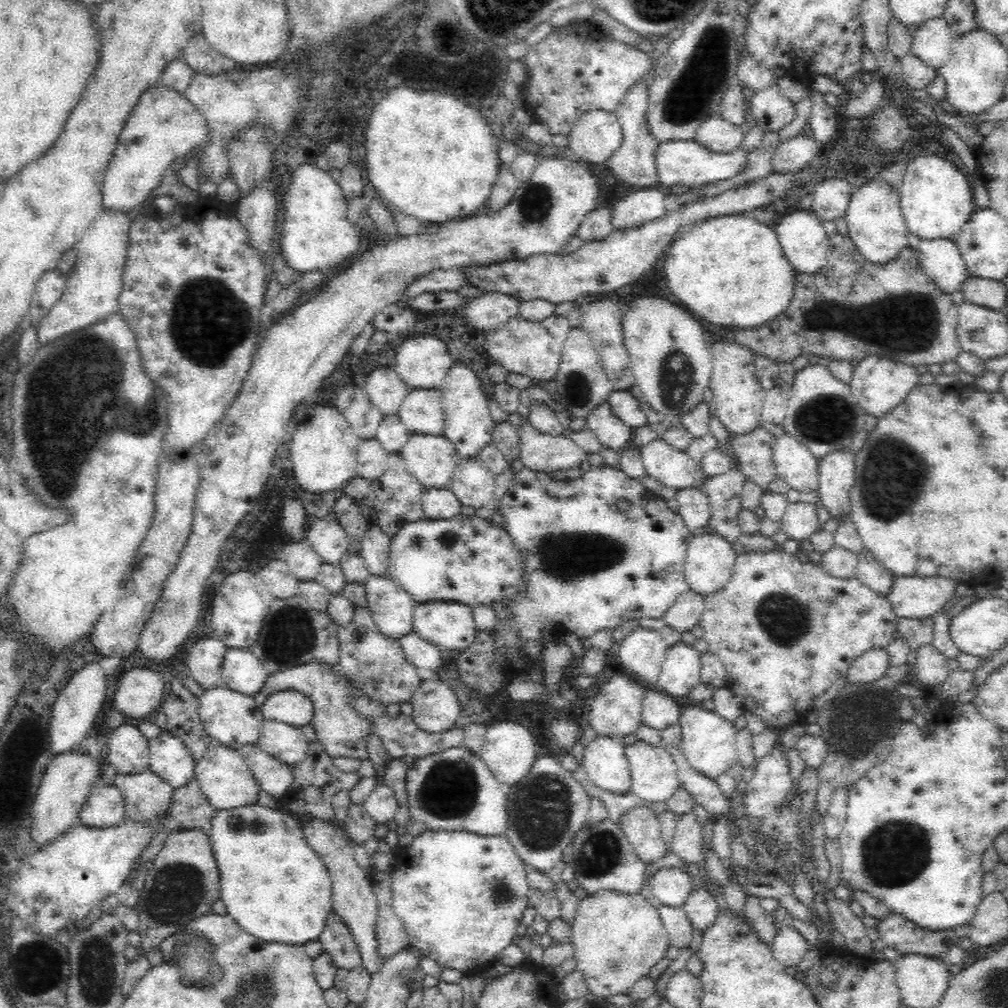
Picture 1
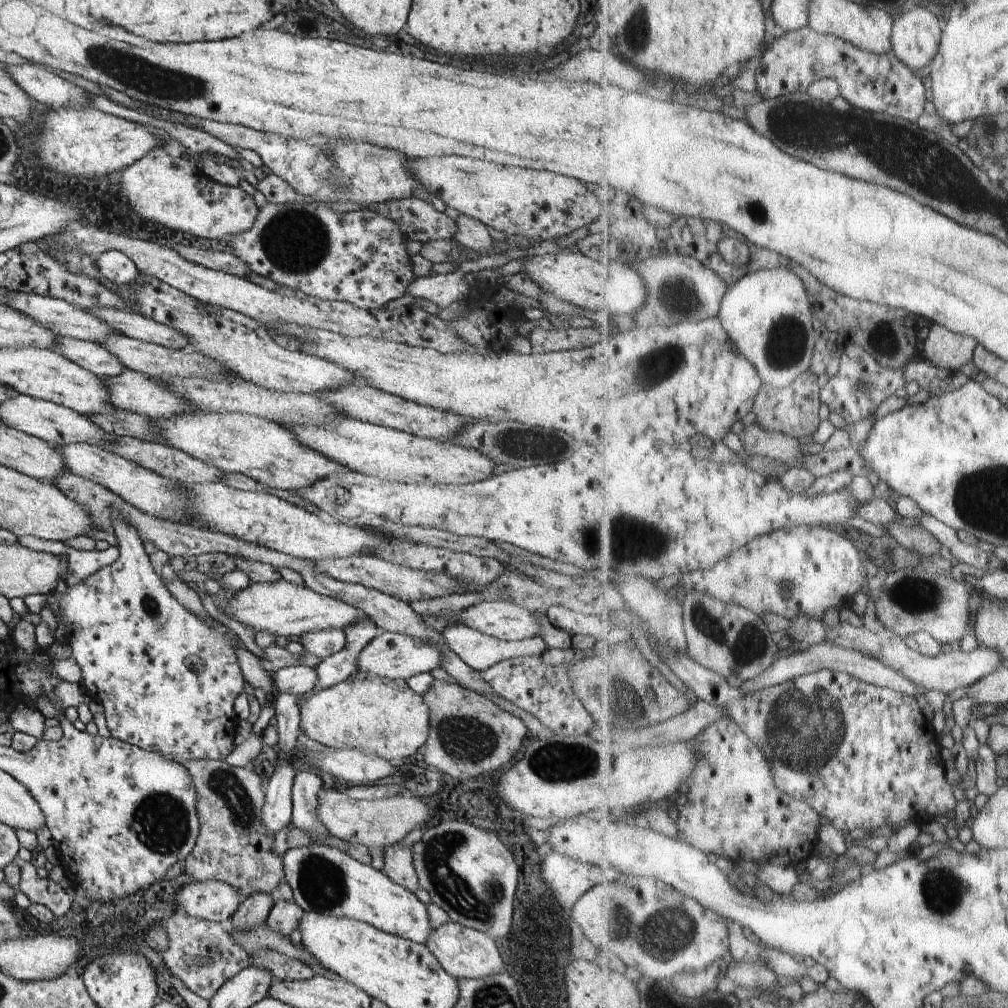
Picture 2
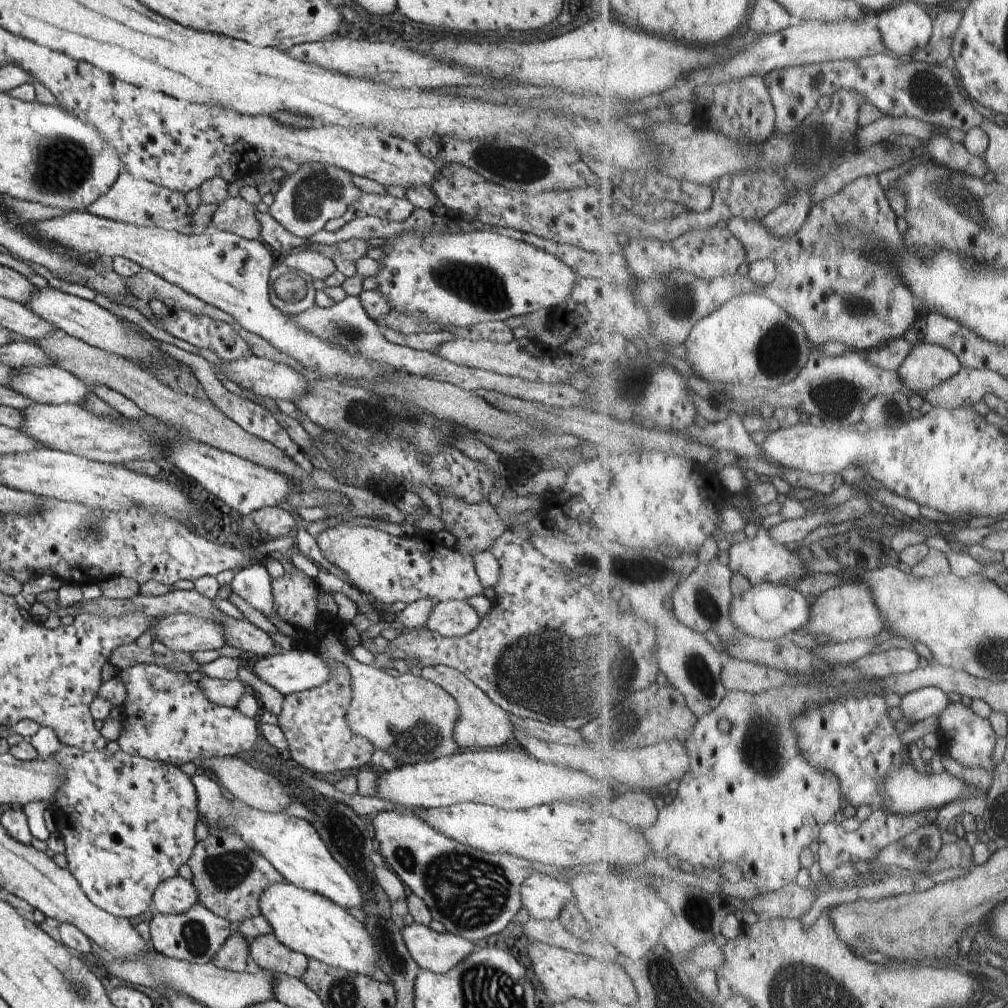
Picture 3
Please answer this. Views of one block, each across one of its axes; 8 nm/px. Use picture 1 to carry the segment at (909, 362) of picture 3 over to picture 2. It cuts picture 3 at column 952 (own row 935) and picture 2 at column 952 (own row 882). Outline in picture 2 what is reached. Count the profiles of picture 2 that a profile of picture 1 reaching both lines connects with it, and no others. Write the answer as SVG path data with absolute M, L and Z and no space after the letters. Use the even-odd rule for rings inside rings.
M939 323L932 330L932 335L925 342L925 353L931 362L957 370L975 361L977 350L981 346L978 338L956 333Z

